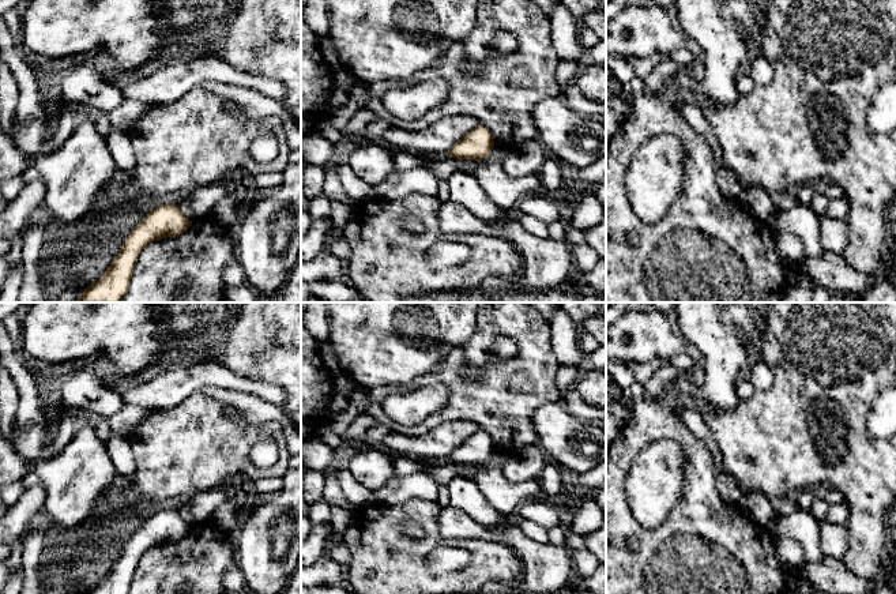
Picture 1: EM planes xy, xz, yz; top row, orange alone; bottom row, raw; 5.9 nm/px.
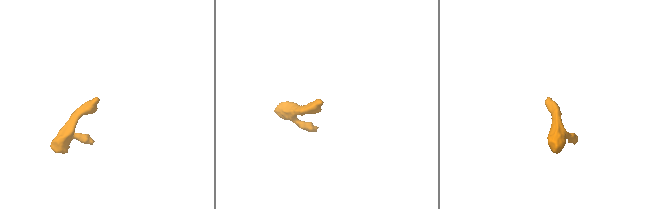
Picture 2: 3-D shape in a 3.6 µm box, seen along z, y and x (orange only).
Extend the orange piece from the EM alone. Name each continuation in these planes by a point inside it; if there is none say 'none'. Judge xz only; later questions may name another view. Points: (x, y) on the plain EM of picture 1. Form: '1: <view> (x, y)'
none

